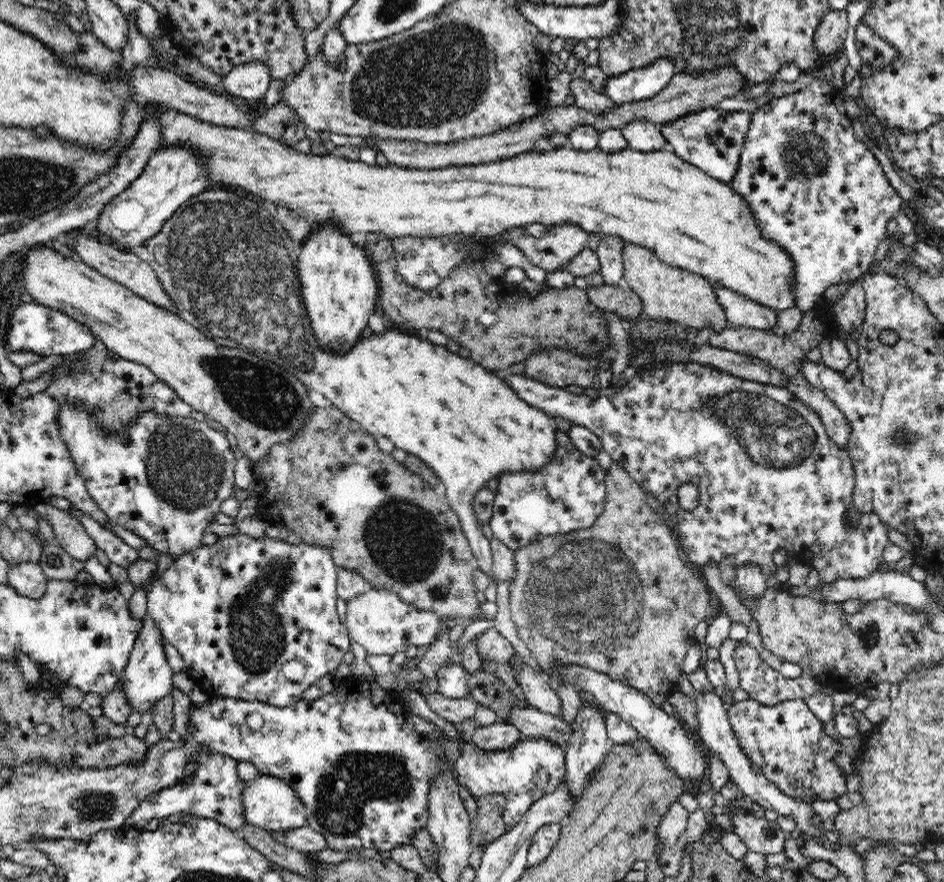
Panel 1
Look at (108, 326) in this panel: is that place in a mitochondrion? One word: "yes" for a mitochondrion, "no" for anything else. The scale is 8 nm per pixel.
no

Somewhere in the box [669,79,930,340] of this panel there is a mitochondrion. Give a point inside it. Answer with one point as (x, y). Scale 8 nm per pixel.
(804, 148)

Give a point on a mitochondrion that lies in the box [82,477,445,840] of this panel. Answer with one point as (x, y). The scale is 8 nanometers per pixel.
(259, 631)

